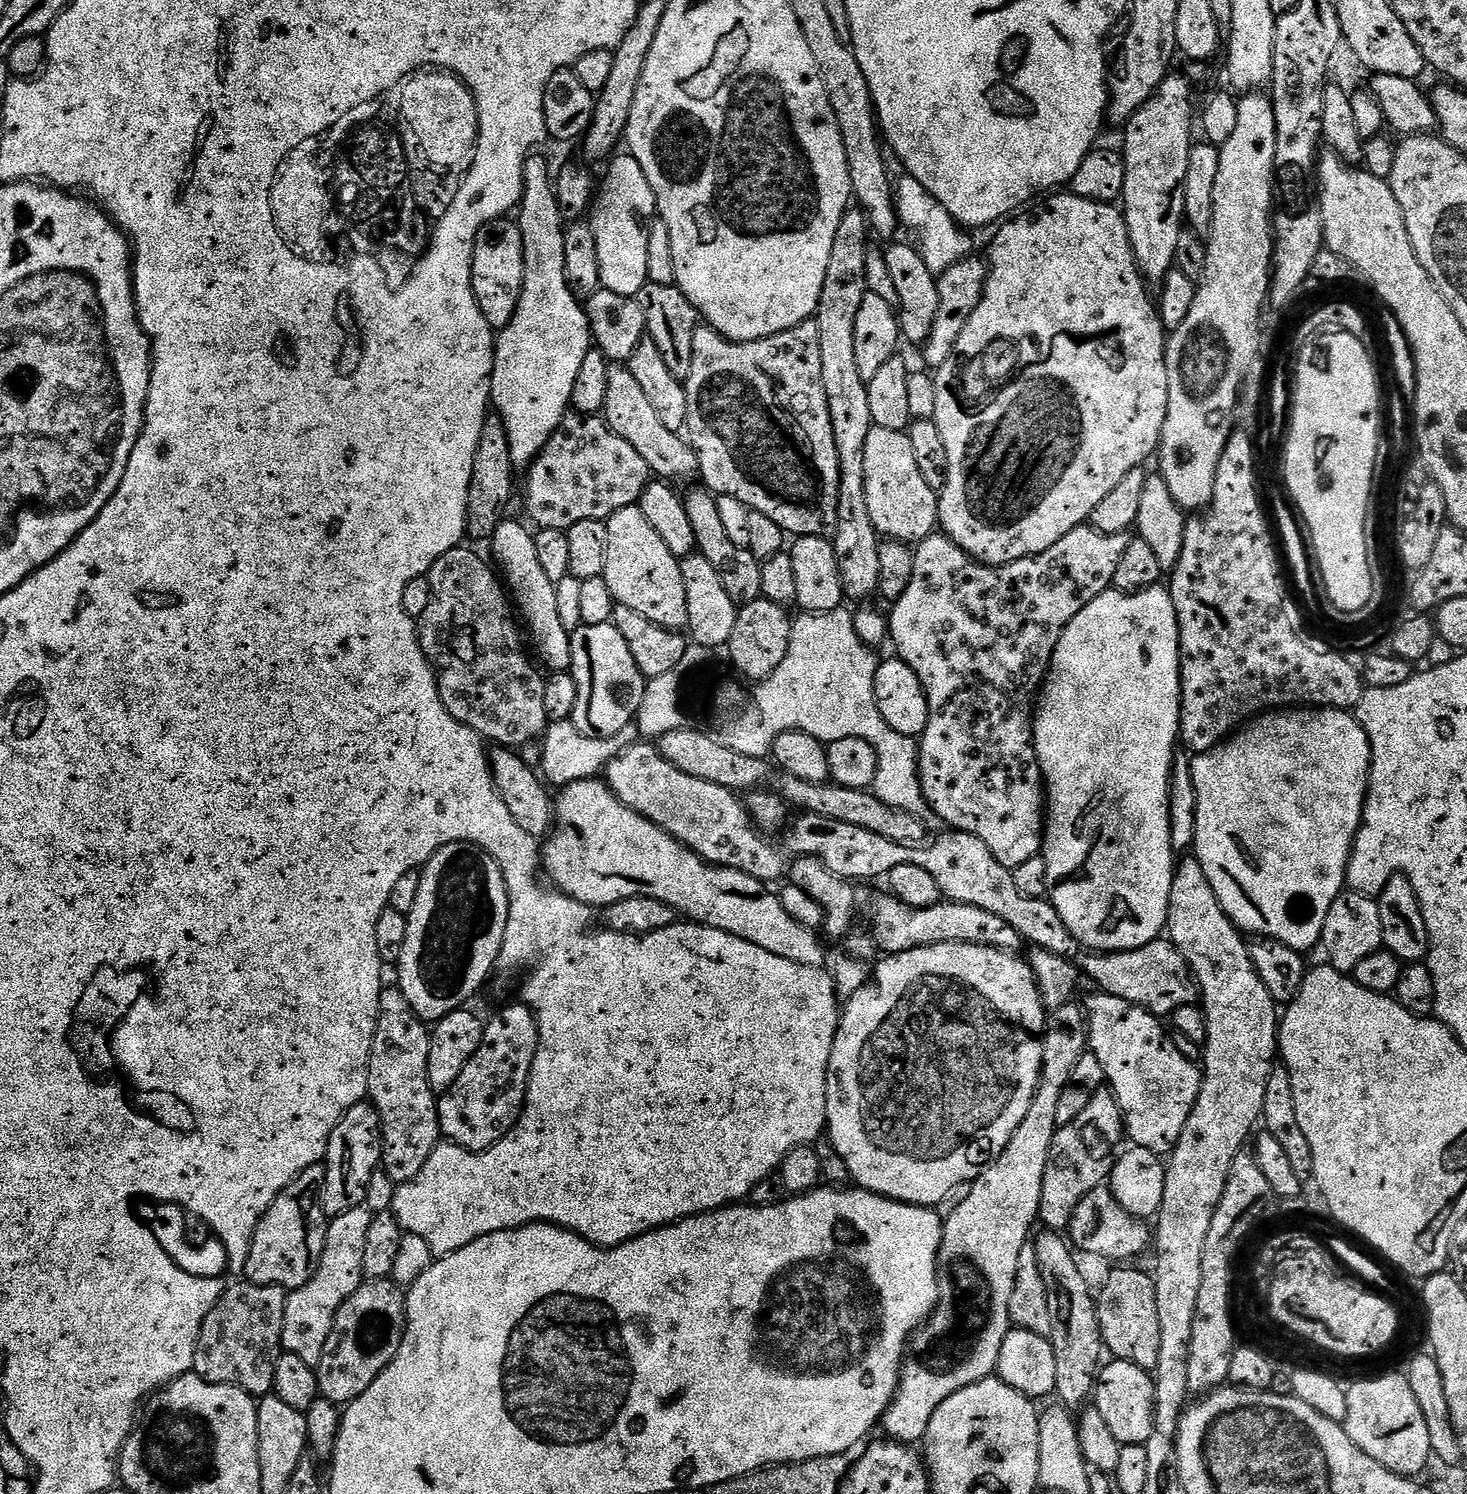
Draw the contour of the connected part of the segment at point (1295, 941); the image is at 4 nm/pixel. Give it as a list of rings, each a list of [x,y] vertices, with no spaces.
[[[1293,706],[1287,710],[1272,710],[1257,715],[1245,723],[1238,733],[1208,752],[1197,753],[1192,759],[1191,776],[1198,806],[1195,818],[1195,842],[1192,850],[1211,889],[1232,923],[1241,933],[1256,932],[1257,937],[1277,940],[1294,951],[1304,954],[1307,948],[1320,944],[1320,935],[1326,926],[1326,914],[1330,906],[1345,891],[1348,878],[1348,859],[1354,850],[1356,835],[1364,822],[1364,800],[1368,796],[1368,771],[1372,769],[1372,751],[1366,730],[1356,721],[1351,711],[1343,708],[1313,708]]]

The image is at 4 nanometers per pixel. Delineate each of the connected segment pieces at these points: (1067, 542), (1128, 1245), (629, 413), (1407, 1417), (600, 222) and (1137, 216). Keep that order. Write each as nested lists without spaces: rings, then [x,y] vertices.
[[[1081,526],[1070,530],[1066,538],[1054,542],[1050,550],[1037,556],[1028,556],[1013,564],[993,566],[981,564],[970,554],[966,554],[951,538],[943,534],[933,534],[915,545],[914,574],[910,574],[910,586],[906,586],[906,594],[891,605],[892,614],[887,617],[890,640],[896,643],[895,655],[918,674],[918,682],[922,682],[924,693],[928,699],[928,721],[923,736],[919,737],[920,749],[920,785],[922,794],[926,794],[926,802],[944,820],[949,829],[974,834],[986,842],[986,846],[1009,870],[1022,866],[1022,862],[1030,862],[1030,858],[1041,855],[1044,842],[1044,822],[1046,819],[1046,793],[1044,781],[1040,774],[1040,763],[1036,757],[1036,743],[1032,741],[1032,725],[1034,723],[1034,701],[1047,677],[1048,667],[1052,661],[1054,650],[1066,630],[1066,626],[1086,605],[1094,602],[1102,593],[1112,588],[1114,570],[1118,570],[1118,561],[1126,551],[1129,537],[1125,533],[1104,534],[1097,528]]]
[[[1101,1186],[1090,1190],[1082,1202],[1074,1210],[1072,1220],[1069,1222],[1066,1232],[1071,1243],[1075,1245],[1081,1253],[1093,1252],[1096,1256],[1105,1256],[1112,1262],[1132,1262],[1135,1256],[1140,1256],[1144,1251],[1149,1251],[1154,1240],[1154,1232],[1148,1228],[1143,1219],[1138,1216],[1131,1216],[1116,1200],[1111,1187]]]
[[[616,362],[610,367],[609,385],[606,388],[606,402],[604,403],[603,418],[618,434],[618,438],[626,438],[642,458],[646,458],[646,466],[649,473],[658,475],[668,482],[684,480],[687,476],[695,477],[700,471],[700,463],[696,457],[695,450],[691,443],[681,433],[672,432],[658,419],[650,398],[646,398],[646,393],[642,386],[638,386],[638,381],[634,379],[634,374],[623,363]]]
[[[1407,1375],[1376,1376],[1373,1380],[1360,1380],[1353,1388],[1347,1389],[1347,1394],[1346,1418],[1342,1423],[1350,1442],[1354,1442],[1354,1446],[1358,1446],[1362,1454],[1370,1454],[1370,1458],[1374,1458],[1374,1462],[1378,1462],[1386,1470],[1399,1476],[1419,1477],[1419,1472],[1427,1466],[1428,1460],[1433,1459],[1433,1455],[1430,1430],[1426,1430],[1426,1418],[1422,1418],[1422,1410],[1414,1398],[1414,1390],[1410,1390]]]
[[[616,154],[607,161],[604,181],[599,181],[598,191],[590,205],[590,223],[594,230],[594,242],[598,242],[598,266],[600,286],[614,290],[614,294],[639,297],[645,284],[649,283],[646,274],[646,242],[648,225],[657,215],[654,186],[646,178],[638,158],[630,154]]]
[[[1170,74],[1158,86],[1158,90],[1123,125],[1124,169],[1126,170],[1126,182],[1124,183],[1124,194],[1122,197],[1122,211],[1124,221],[1128,227],[1128,237],[1136,264],[1144,275],[1145,281],[1163,281],[1164,275],[1173,271],[1176,259],[1174,250],[1178,247],[1178,234],[1185,227],[1184,214],[1184,187],[1186,186],[1186,174],[1189,169],[1190,154],[1194,145],[1192,138],[1192,124],[1194,128],[1194,112],[1192,116],[1192,92],[1194,85],[1189,82],[1188,77],[1183,74]]]

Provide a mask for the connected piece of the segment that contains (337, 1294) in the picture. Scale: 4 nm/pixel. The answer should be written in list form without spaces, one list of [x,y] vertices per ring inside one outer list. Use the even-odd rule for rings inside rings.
[[[365,1206],[346,1210],[346,1214],[341,1216],[331,1217],[324,1239],[322,1262],[314,1278],[310,1278],[306,1286],[293,1288],[288,1292],[282,1334],[284,1352],[298,1354],[298,1358],[302,1358],[307,1364],[319,1365],[326,1350],[326,1342],[332,1333],[336,1311],[344,1305],[346,1298],[350,1298],[350,1294],[357,1292],[361,1284],[365,1283],[366,1234],[370,1231],[373,1215],[372,1209]]]

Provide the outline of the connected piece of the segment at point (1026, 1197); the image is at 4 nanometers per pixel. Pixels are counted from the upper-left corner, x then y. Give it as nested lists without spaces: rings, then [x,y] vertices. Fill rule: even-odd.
[[[1073,1002],[1055,1009],[1047,1021],[1042,1043],[1044,1053],[1040,1081],[1034,1102],[1030,1102],[1030,1110],[1026,1110],[1026,1118],[1022,1118],[1022,1126],[1018,1126],[1000,1157],[983,1169],[978,1179],[972,1181],[967,1189],[968,1197],[944,1220],[944,1241],[938,1261],[940,1303],[931,1316],[912,1333],[910,1355],[903,1361],[900,1369],[900,1387],[896,1389],[892,1405],[884,1411],[882,1428],[897,1442],[912,1446],[923,1441],[930,1426],[930,1418],[934,1418],[934,1410],[938,1410],[938,1406],[942,1406],[946,1398],[996,1372],[998,1354],[1002,1354],[1002,1342],[1006,1342],[1006,1334],[1012,1324],[1008,1303],[1018,1274],[1018,1254],[1022,1254],[1022,1246],[1029,1243],[1032,1223],[1037,1223],[1040,1214],[1046,1158],[1050,1154],[1050,1142],[1058,1127],[1058,1101],[1062,1098],[1062,1090],[1066,1090],[1072,1080],[1078,1058],[1082,1058],[1088,1048],[1088,1021],[1083,1007]]]

